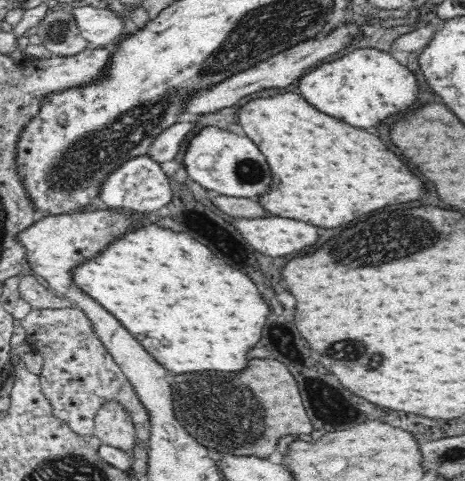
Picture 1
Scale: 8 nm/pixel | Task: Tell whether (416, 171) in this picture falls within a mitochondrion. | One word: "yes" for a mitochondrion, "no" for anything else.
no

